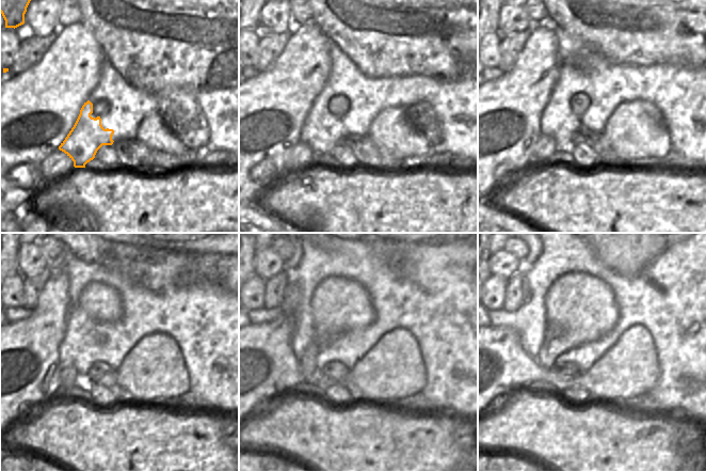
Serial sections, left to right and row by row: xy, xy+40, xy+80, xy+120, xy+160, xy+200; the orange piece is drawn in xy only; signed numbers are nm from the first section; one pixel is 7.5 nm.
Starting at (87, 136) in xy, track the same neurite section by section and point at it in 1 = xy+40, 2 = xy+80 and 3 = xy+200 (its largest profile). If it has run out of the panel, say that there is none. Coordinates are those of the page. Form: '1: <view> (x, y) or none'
1: xy+40 (323, 132)
2: xy+80 (561, 127)
3: xy+200 (559, 361)

